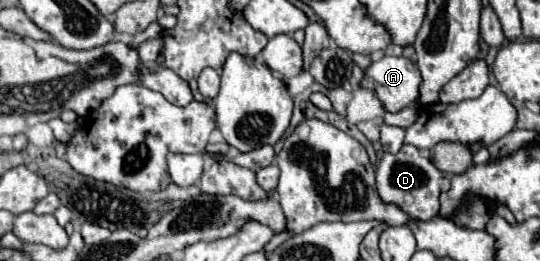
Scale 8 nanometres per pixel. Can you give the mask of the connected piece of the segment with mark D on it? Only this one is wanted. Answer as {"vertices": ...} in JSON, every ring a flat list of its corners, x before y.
{"vertices":[[404,145,398,153,384,153,376,169,376,187,384,203,396,203,420,221,434,219,440,213,440,195,450,191,450,177,438,171,430,159,422,157,412,145]]}

